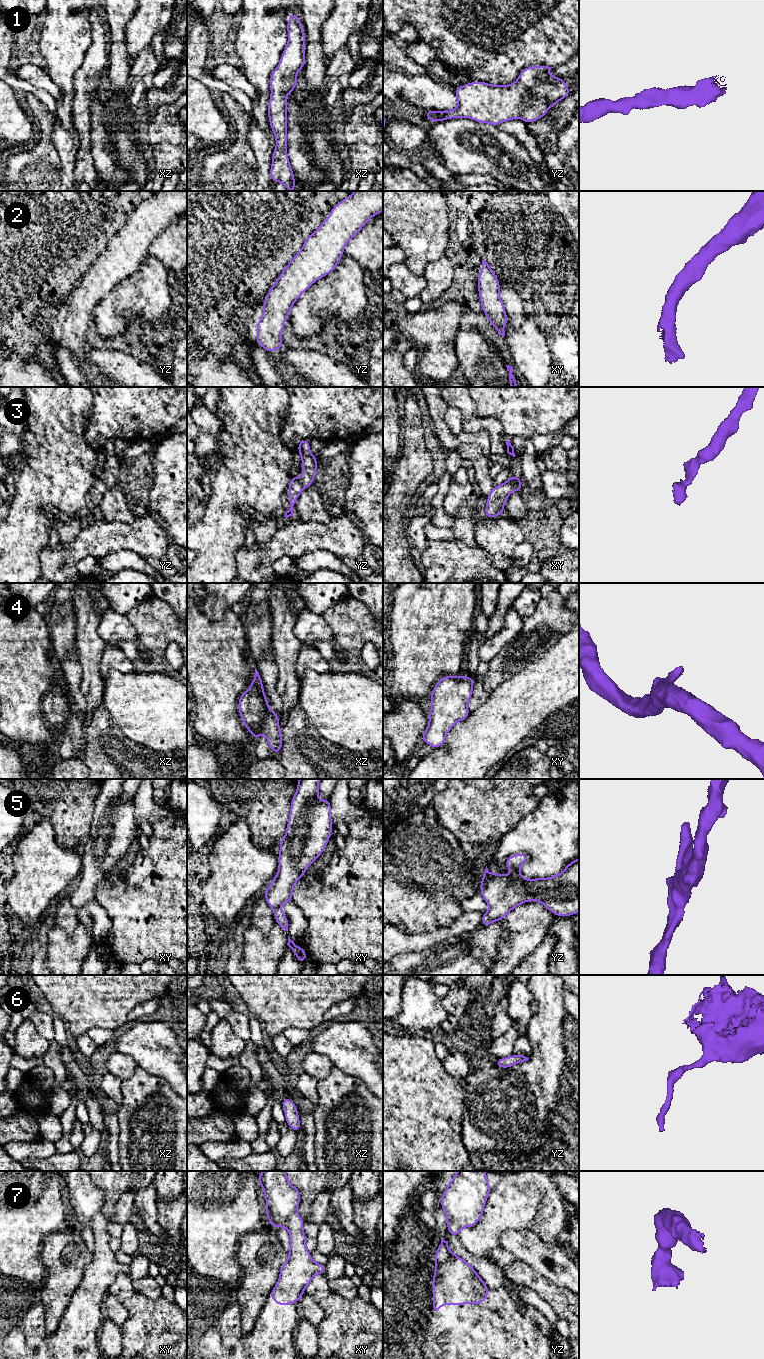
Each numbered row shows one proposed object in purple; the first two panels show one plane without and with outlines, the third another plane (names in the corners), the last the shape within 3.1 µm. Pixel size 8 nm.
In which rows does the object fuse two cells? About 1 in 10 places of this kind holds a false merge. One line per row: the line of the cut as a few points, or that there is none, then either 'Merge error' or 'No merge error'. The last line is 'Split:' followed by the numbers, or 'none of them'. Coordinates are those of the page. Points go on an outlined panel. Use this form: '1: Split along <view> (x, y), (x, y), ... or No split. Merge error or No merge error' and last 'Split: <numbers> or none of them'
1: No split. No merge error
2: No split. No merge error
3: No split. No merge error
4: No split. No merge error
5: No split. No merge error
6: No split. No merge error
7: No split. No merge error
Split: none of them

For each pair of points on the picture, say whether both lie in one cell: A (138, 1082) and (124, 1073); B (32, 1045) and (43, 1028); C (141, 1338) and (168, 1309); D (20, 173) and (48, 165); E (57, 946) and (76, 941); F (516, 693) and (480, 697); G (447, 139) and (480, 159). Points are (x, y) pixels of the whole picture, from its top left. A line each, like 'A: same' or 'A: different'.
A: different
B: different
C: same
D: same
E: same
F: different
G: same

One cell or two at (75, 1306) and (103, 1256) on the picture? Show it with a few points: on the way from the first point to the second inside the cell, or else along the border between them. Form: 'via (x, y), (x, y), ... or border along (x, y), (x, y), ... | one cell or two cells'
via (87, 1294), (94, 1287), (103, 1268) | one cell

